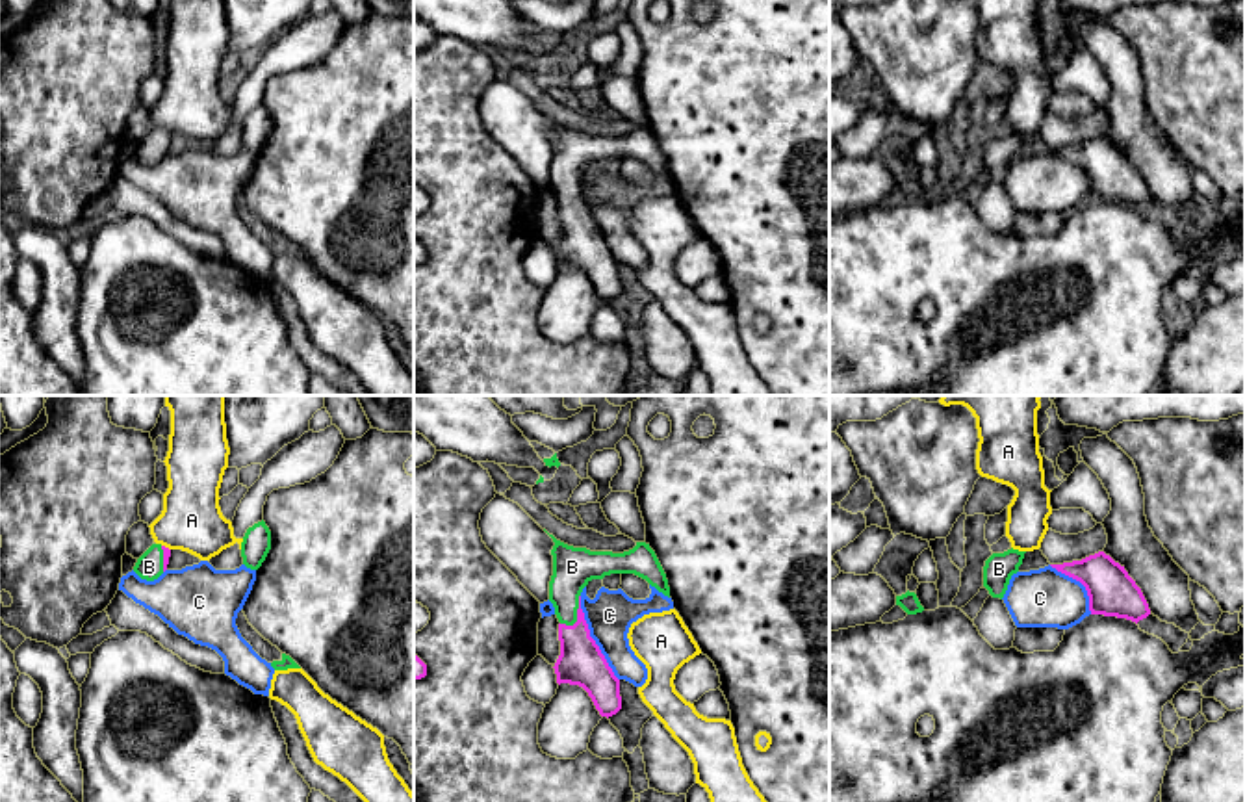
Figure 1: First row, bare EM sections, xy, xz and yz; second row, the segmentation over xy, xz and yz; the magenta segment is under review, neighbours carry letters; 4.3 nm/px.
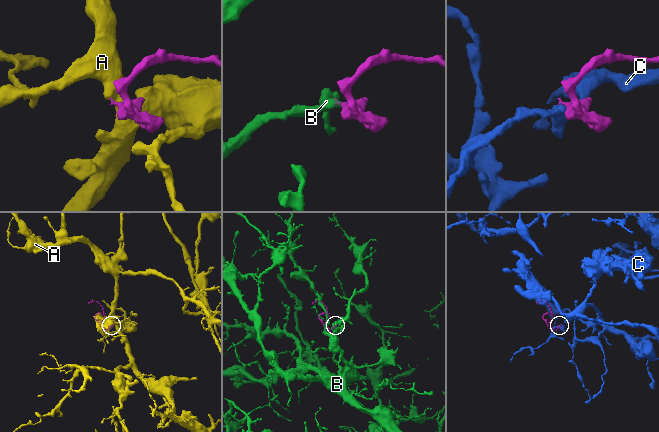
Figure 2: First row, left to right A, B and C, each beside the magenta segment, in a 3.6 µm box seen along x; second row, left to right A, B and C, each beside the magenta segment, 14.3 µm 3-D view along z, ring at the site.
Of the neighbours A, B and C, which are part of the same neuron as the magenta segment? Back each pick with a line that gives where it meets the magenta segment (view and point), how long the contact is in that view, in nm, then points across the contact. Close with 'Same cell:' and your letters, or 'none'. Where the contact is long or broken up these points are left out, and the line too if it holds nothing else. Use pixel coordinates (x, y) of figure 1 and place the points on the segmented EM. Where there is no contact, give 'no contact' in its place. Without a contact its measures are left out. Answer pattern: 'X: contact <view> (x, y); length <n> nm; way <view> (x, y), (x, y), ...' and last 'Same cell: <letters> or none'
B: contact xz (577, 615); length 160 nm; way xz (581, 663), (577, 615), (572, 567)
Same cell: B

